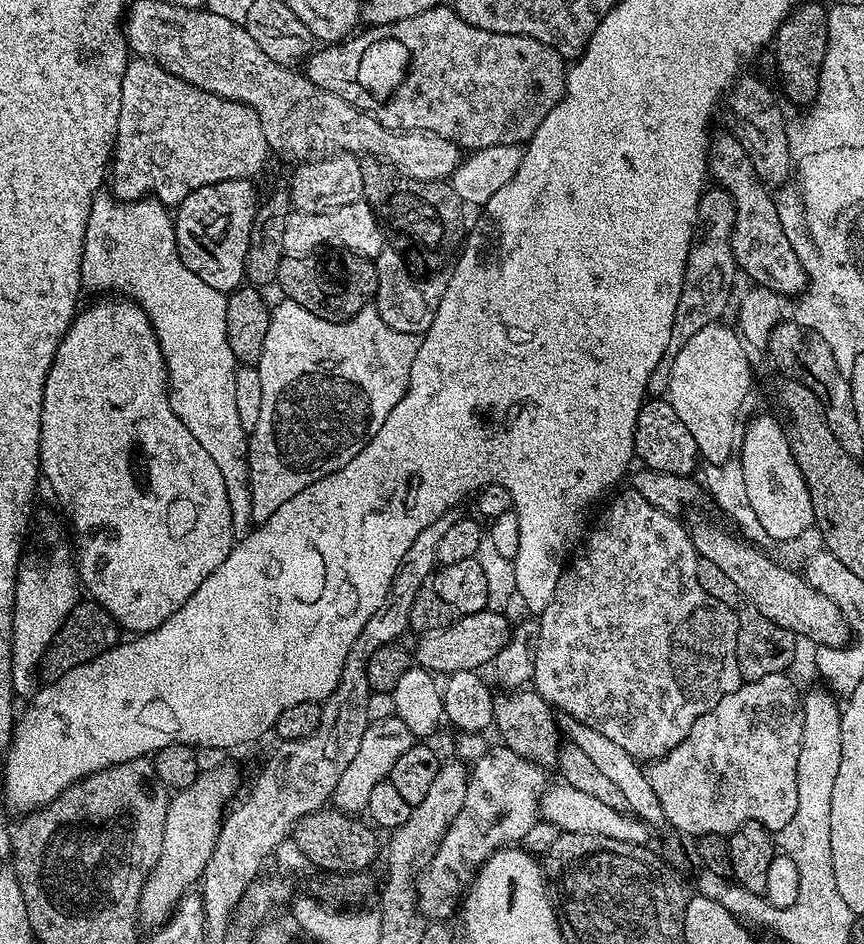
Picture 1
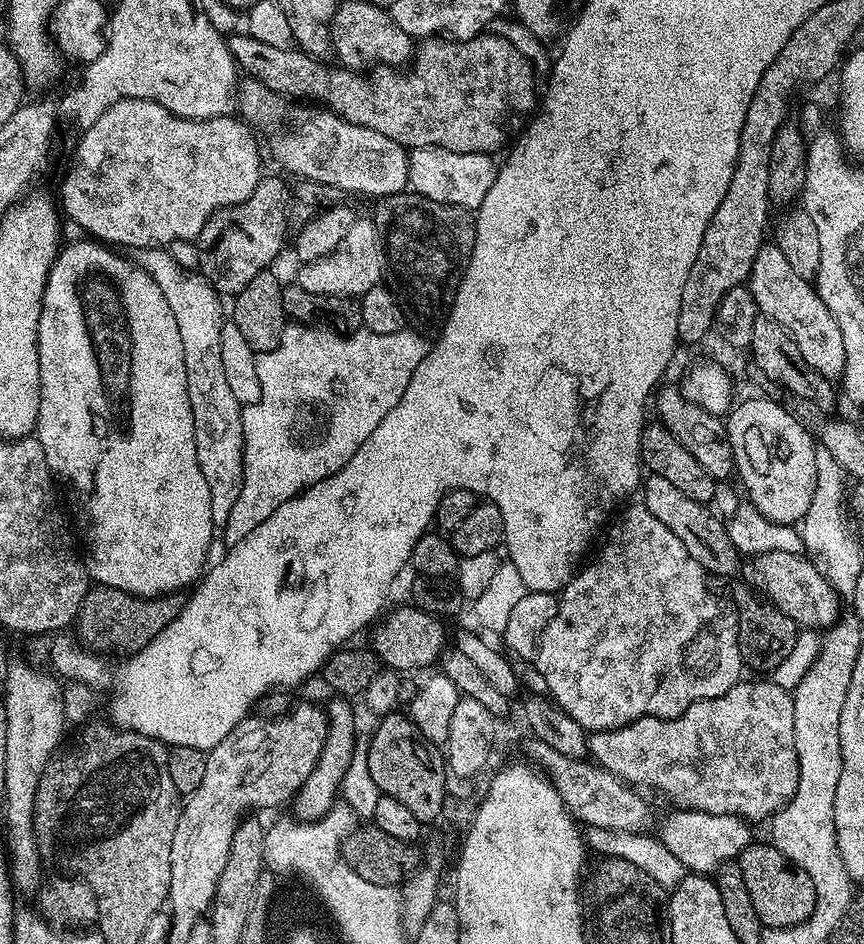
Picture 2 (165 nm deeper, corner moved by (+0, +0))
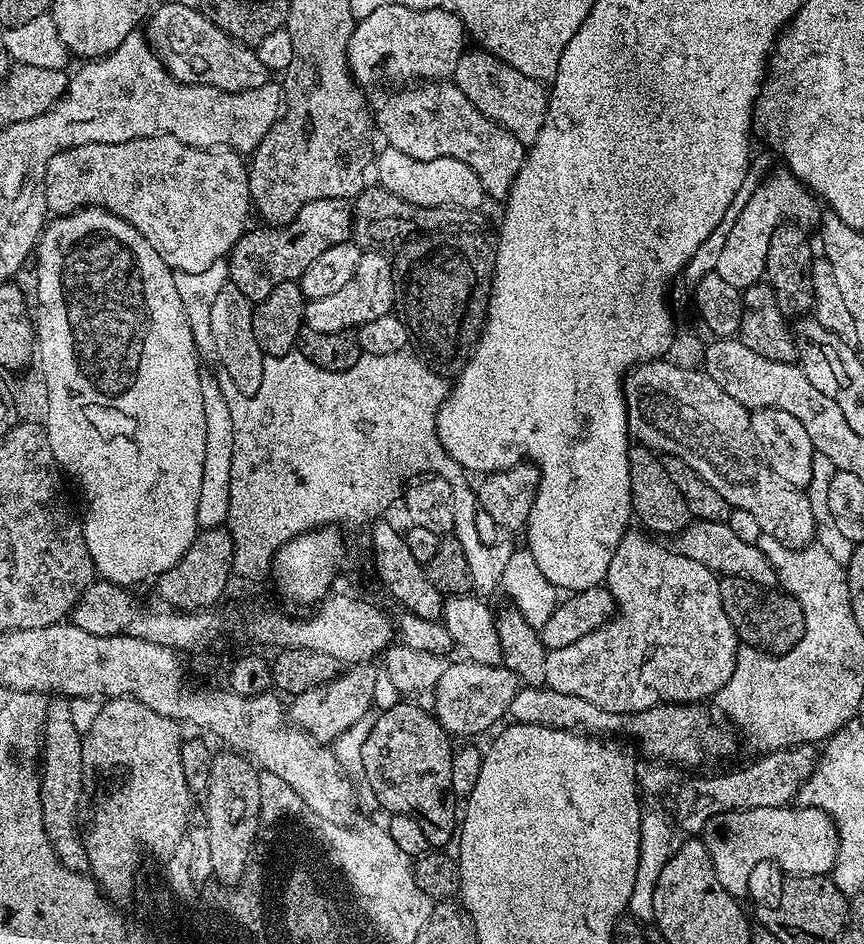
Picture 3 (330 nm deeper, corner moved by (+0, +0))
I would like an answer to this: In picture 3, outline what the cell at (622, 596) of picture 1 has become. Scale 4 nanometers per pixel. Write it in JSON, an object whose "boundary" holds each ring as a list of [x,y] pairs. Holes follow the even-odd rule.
{"boundary":[[[629,530],[618,542],[614,550],[614,558],[610,558],[608,567],[608,579],[606,587],[616,599],[616,611],[611,620],[607,620],[598,630],[586,634],[586,638],[578,638],[578,642],[570,642],[570,646],[554,648],[548,652],[546,658],[546,678],[545,685],[562,694],[574,694],[574,698],[586,698],[586,702],[594,702],[607,712],[641,712],[647,708],[657,708],[659,704],[691,704],[693,702],[704,702],[704,699],[715,697],[716,691],[734,674],[736,665],[736,649],[738,641],[734,626],[730,626],[730,618],[726,618],[726,610],[722,610],[722,598],[720,597],[720,581],[716,573],[711,572],[702,562],[694,562],[694,558],[686,558],[675,547],[668,548],[659,539],[653,538],[647,531]]]}

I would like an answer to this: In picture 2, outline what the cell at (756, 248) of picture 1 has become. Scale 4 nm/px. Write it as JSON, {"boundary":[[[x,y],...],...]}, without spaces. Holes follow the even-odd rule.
{"boundary":[[[768,242],[758,250],[746,287],[752,291],[759,315],[770,317],[778,322],[778,326],[786,329],[790,338],[794,338],[802,358],[806,358],[806,362],[810,362],[818,374],[833,382],[843,377],[846,345],[842,342],[842,330],[838,330],[838,322],[834,314],[830,314],[826,302],[822,302],[815,283],[794,272],[779,244]]]}

